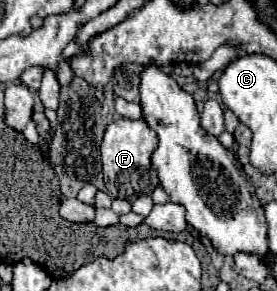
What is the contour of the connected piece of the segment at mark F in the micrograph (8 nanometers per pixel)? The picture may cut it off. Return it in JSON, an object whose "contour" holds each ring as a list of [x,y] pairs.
{"contour":[[[119,119],[113,121],[103,137],[101,143],[101,163],[103,163],[103,175],[105,175],[105,187],[111,193],[111,197],[135,201],[139,195],[151,195],[155,187],[159,185],[157,171],[151,165],[151,153],[157,147],[157,133],[147,125],[147,121],[141,119]]]}

